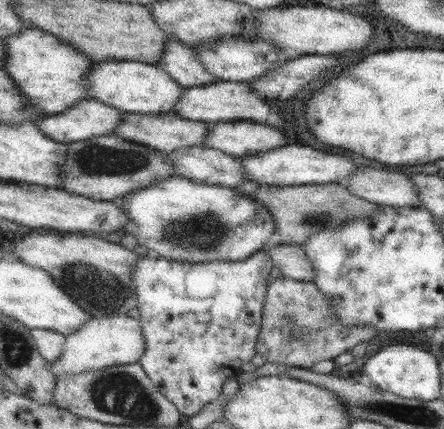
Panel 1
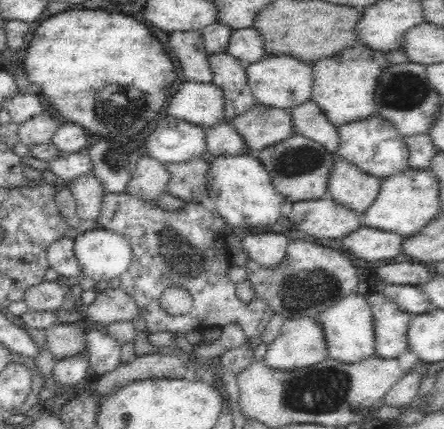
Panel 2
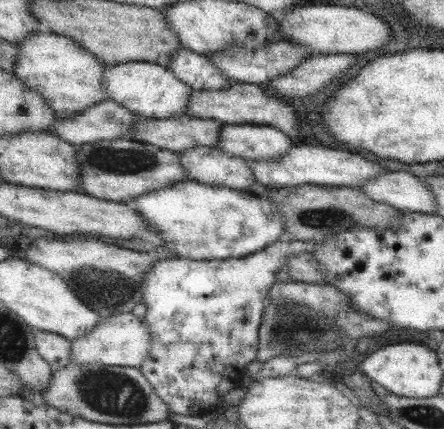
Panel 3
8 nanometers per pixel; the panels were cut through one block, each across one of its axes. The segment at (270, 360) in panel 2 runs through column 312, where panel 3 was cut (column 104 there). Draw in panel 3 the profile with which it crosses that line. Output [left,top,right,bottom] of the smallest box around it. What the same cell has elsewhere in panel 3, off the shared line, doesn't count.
[71,312,151,368]

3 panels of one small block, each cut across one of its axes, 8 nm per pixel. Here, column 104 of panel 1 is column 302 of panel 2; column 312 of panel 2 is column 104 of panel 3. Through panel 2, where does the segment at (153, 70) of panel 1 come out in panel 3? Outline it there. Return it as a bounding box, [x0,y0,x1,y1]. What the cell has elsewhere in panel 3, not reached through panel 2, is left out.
[103,62,193,120]

